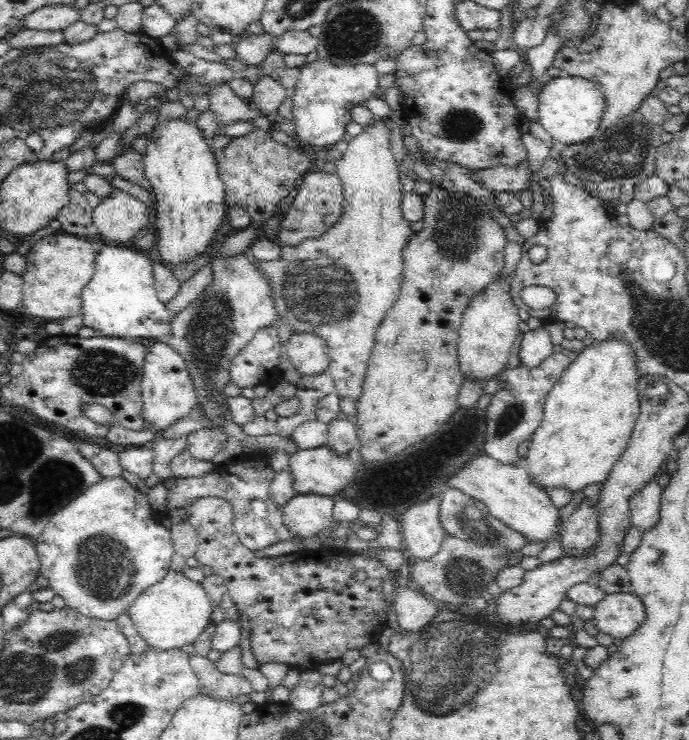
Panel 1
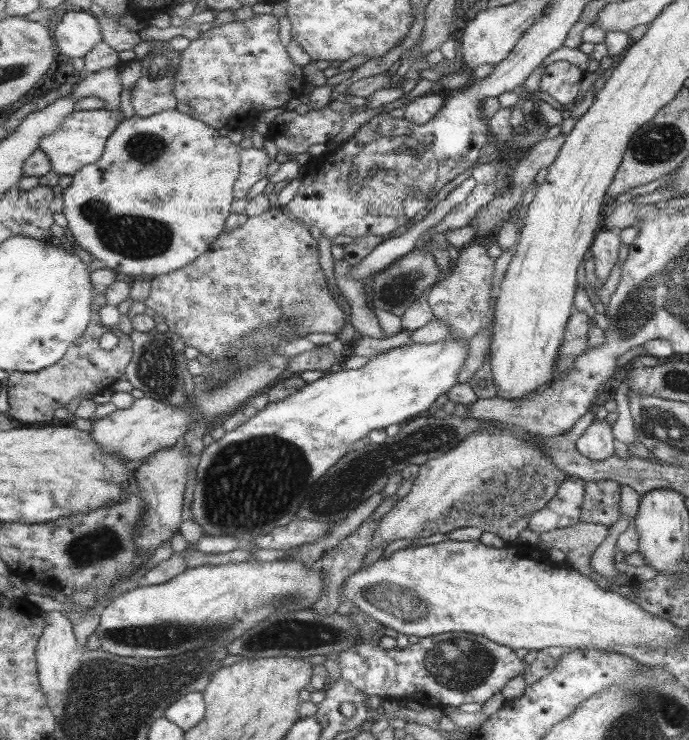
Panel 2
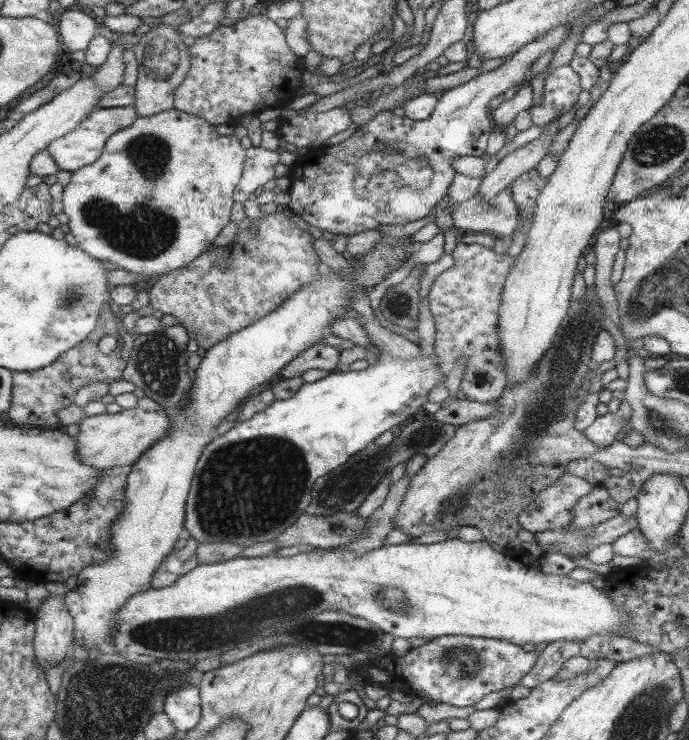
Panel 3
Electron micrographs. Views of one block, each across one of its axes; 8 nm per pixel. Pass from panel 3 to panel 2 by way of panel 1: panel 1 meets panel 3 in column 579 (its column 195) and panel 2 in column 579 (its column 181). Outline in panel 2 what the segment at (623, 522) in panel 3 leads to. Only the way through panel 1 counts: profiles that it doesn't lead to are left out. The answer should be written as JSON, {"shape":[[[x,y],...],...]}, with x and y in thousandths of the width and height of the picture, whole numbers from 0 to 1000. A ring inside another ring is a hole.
{"shape":[[[843,707],[821,714],[800,716],[781,722],[781,731],[788,741],[808,741],[820,750],[824,768],[840,776],[861,776],[855,766],[855,749],[882,723],[885,709]]]}

